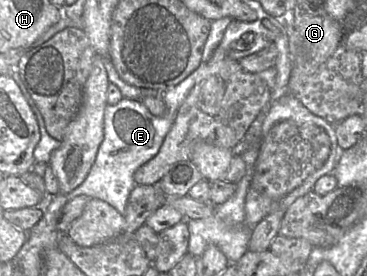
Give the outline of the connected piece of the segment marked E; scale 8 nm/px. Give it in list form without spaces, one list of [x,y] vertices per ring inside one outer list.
[[[202,61],[200,66],[183,81],[162,94],[166,110],[161,117],[154,116],[139,100],[123,97],[118,104],[107,104],[104,112],[104,139],[86,179],[69,194],[59,193],[54,196],[53,203],[64,205],[77,196],[86,195],[107,202],[124,215],[130,193],[136,186],[134,173],[159,152],[166,135],[172,128],[180,106],[194,85],[200,81],[205,65],[206,63]]]

